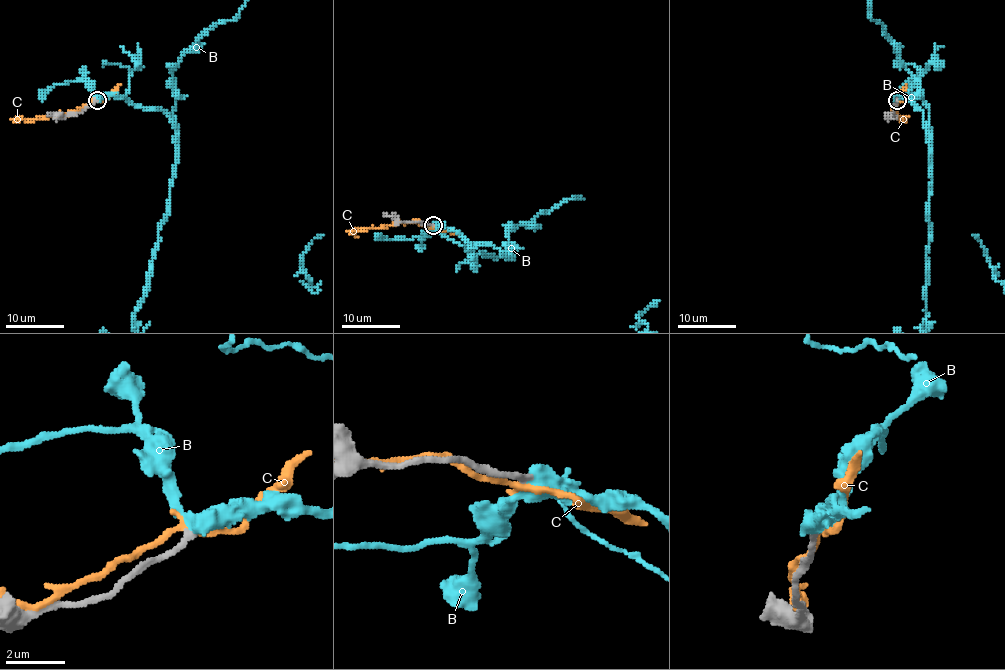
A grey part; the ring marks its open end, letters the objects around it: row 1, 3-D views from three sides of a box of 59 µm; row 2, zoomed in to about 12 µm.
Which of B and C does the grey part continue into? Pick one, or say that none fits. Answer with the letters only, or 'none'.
B

